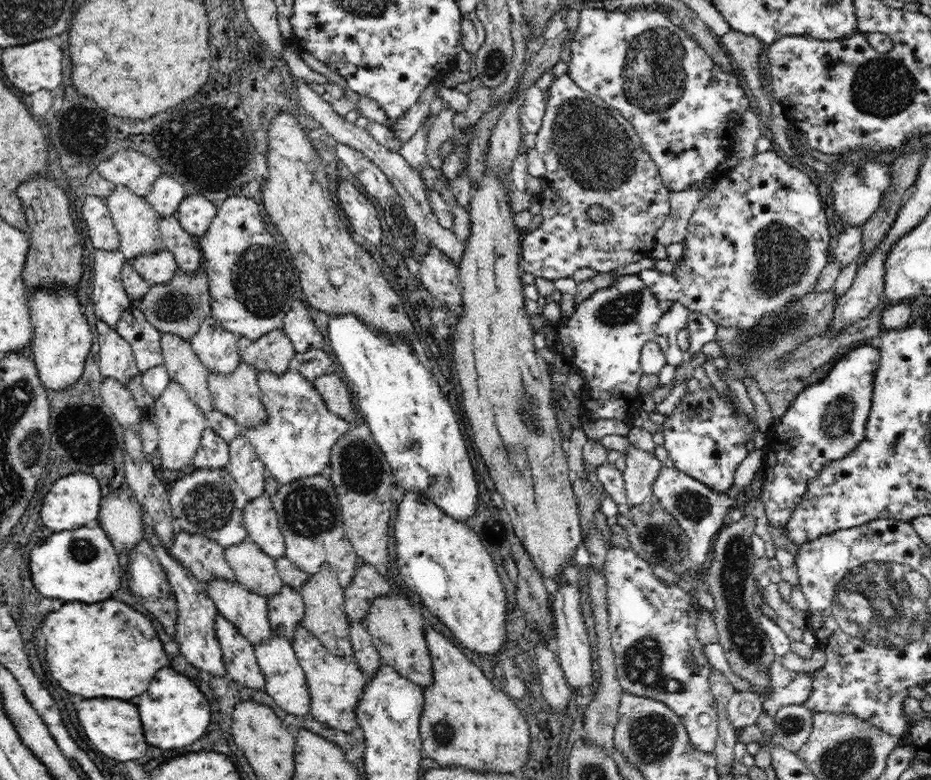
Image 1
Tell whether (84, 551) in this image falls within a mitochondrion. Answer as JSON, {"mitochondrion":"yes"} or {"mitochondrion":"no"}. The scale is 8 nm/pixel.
{"mitochondrion":"yes"}

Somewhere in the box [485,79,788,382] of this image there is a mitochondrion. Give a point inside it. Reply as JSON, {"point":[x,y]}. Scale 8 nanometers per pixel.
{"point":[591,144]}

